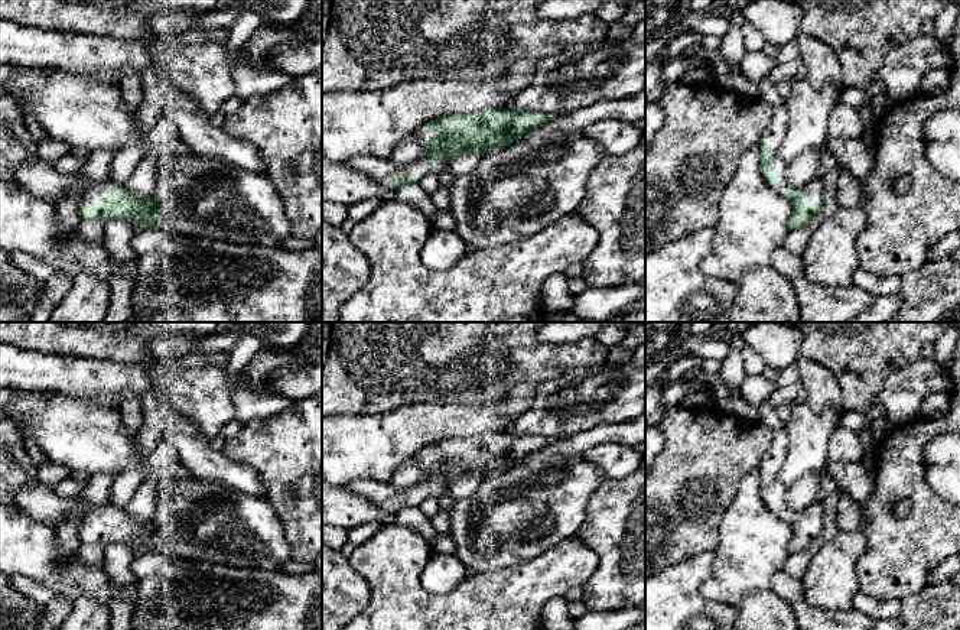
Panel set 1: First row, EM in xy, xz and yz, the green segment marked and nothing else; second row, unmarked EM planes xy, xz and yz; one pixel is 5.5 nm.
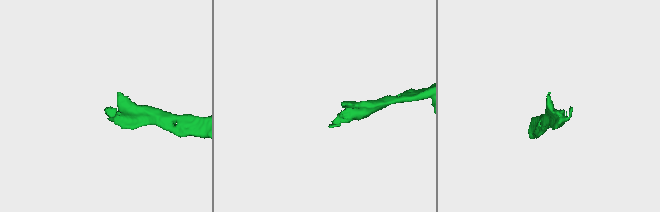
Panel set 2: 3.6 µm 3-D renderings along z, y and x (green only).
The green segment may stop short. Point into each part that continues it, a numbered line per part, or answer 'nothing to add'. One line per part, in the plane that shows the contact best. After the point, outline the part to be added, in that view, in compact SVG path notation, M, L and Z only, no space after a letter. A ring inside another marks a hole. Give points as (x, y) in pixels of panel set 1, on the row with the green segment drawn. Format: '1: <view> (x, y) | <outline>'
1: xy (94, 192) | M113 179L88 185L85 188L85 192L82 194L81 205L92 205L94 202L107 199L108 197L107 197L105 188L110 186L110 185L114 185L115 188L124 186L124 185L114 182Z
2: yz (777, 129) | M787 104L774 107L774 116L769 126L765 129L764 133L768 133L771 137L764 139L764 143L771 147L771 156L772 156L772 166L777 171L777 188L775 191L785 197L788 184L785 182L785 172L787 172L787 162L781 159L778 150L784 142L784 137L787 134L787 126L788 126L788 108Z

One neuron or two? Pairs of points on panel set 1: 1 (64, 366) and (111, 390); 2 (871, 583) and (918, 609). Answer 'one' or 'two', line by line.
1: one
2: two

